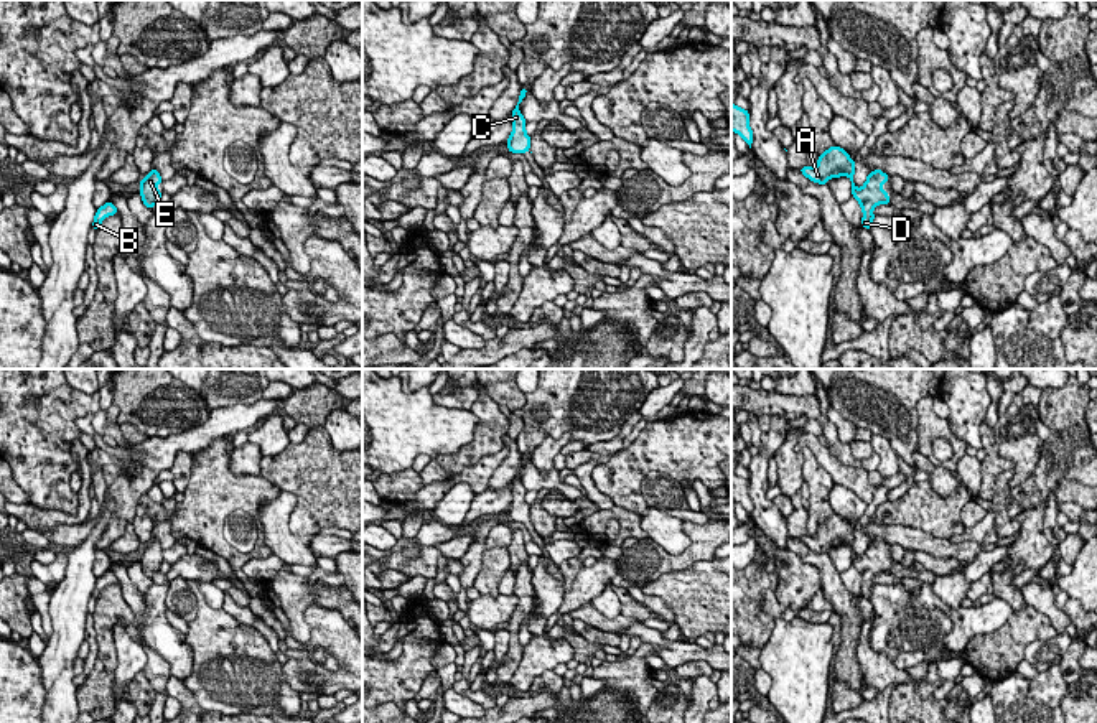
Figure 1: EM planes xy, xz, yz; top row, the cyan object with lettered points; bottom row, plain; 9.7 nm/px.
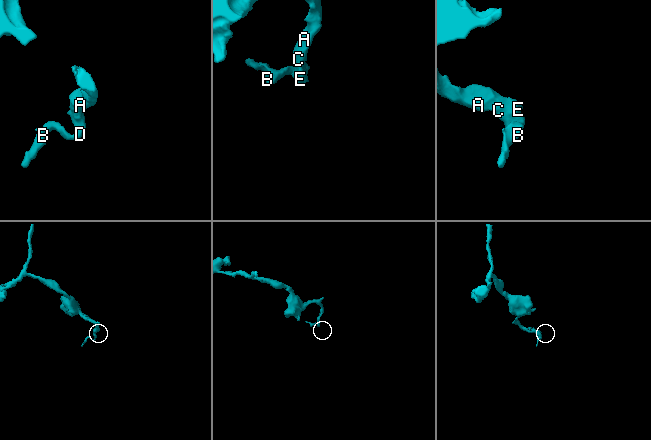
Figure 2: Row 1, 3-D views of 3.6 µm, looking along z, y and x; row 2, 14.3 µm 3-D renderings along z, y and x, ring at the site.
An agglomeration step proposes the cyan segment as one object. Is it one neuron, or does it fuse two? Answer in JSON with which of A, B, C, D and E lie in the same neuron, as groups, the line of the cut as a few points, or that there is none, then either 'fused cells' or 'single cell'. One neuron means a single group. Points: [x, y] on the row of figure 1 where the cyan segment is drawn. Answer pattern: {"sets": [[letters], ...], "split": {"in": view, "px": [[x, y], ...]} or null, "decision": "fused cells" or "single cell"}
{"sets": [["A", "B", "C", "D", "E"]], "split": null, "decision": "single cell"}

